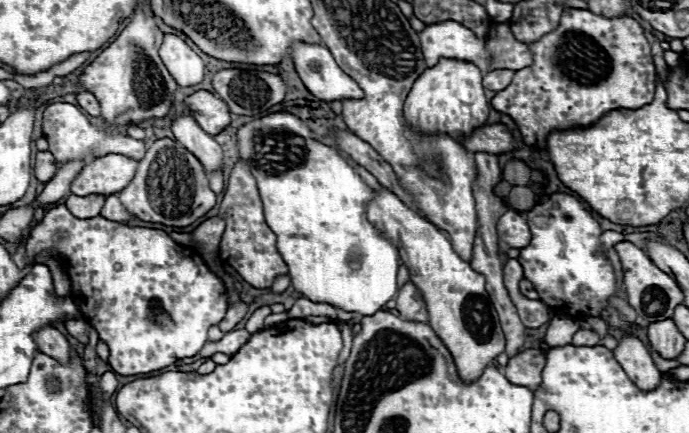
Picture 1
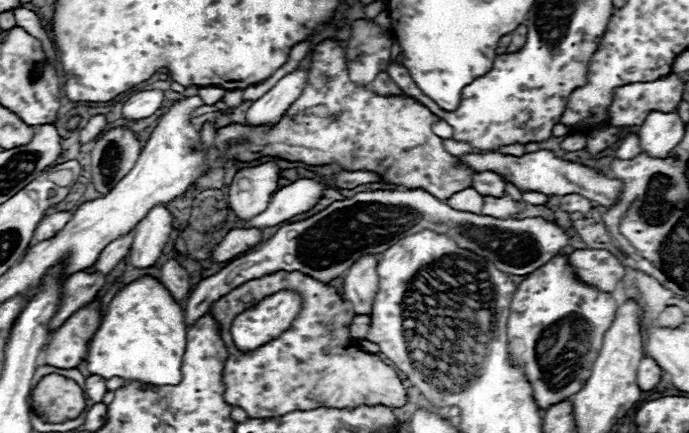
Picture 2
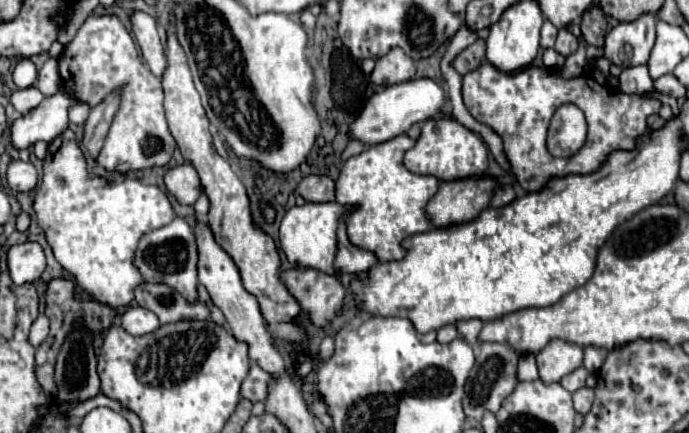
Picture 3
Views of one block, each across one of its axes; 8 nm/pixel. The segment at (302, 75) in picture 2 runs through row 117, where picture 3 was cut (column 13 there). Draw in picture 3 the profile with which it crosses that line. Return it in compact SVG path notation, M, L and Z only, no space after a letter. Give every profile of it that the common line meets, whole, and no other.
M36 242L16 244L6 252L6 266L14 284L22 286L26 282L34 282L40 278L46 268L46 258Z

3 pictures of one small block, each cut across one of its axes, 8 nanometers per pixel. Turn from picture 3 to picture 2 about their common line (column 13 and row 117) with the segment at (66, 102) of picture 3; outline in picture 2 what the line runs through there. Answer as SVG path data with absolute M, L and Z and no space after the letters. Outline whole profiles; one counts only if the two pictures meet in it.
M140 90L124 102L122 116L126 120L140 120L152 116L164 102L164 90Z

